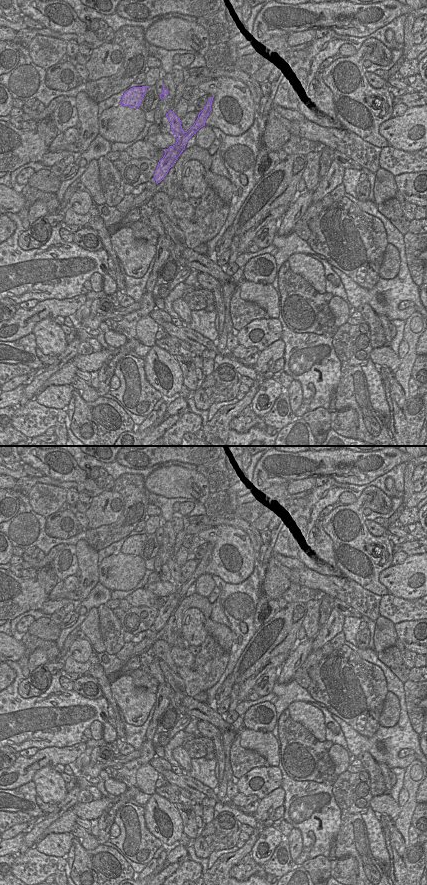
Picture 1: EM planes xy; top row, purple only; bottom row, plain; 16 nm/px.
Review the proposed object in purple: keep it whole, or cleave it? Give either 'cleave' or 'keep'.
keep

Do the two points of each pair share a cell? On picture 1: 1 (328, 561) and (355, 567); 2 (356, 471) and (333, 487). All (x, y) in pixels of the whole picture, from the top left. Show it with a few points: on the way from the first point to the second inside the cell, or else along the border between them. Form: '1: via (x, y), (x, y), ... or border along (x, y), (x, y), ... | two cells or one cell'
1: border along (331, 540), (335, 562), (343, 576) | two cells
2: border along (331, 478), (338, 482), (362, 485) | two cells

